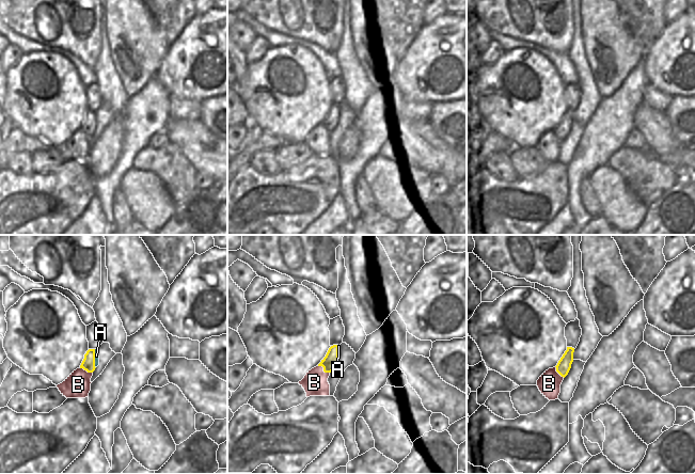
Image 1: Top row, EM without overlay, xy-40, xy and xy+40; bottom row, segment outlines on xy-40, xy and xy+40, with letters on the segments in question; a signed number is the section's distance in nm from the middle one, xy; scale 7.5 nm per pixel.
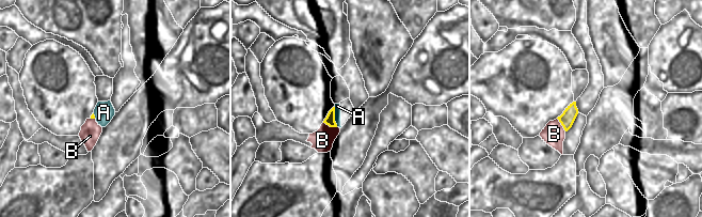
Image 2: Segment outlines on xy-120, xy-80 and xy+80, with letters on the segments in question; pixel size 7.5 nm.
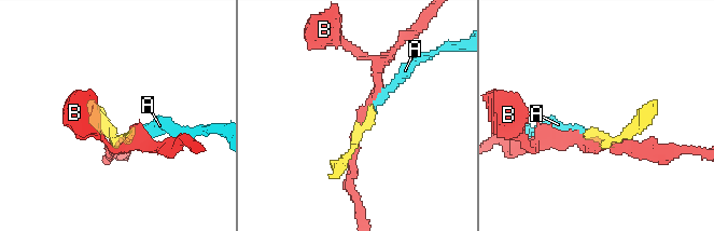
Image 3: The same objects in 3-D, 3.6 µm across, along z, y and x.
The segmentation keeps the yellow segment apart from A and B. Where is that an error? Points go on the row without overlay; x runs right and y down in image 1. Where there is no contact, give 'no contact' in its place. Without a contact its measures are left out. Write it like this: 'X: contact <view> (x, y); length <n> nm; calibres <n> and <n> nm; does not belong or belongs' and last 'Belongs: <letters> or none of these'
A: contact xy-40 (94, 120); length 140 nm; calibres 100 and 30 nm; belongs
B: contact xy (324, 130); length 110 nm; calibres 110 and 190 nm; does not belong
Belongs: A

